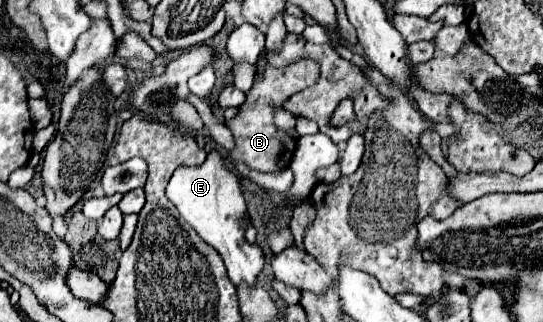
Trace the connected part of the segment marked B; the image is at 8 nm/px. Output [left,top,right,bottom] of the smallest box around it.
[225,55,317,173]

